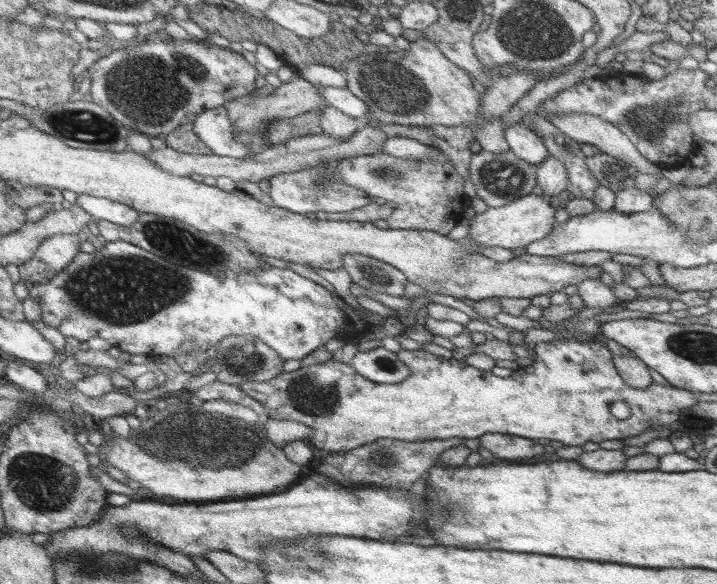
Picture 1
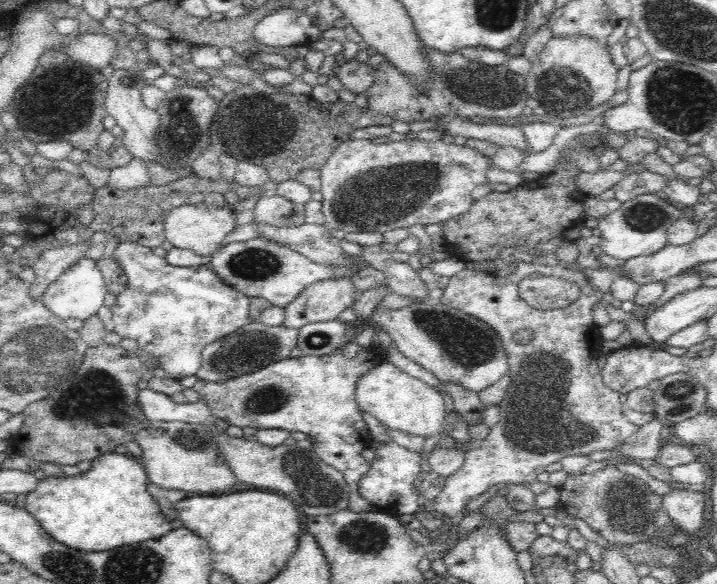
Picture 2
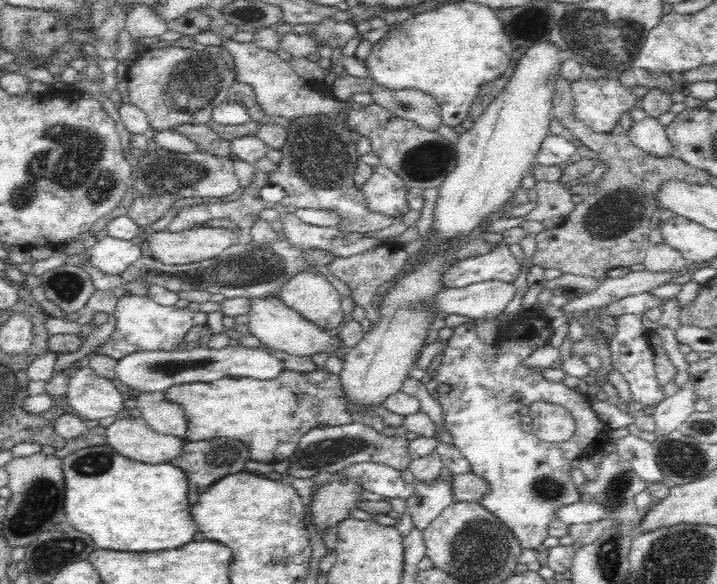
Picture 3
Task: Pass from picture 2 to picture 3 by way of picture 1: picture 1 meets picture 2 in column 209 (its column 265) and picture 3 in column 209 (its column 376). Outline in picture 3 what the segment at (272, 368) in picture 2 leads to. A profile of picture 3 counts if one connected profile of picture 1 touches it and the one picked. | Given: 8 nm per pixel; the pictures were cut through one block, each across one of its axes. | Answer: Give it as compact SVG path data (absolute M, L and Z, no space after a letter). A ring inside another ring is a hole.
M284 369L272 380L228 377L209 383L179 384L167 388L164 392L164 398L168 402L176 403L182 407L187 418L187 432L184 436L186 442L206 441L222 438L222 436L234 438L234 440L240 440L246 446L250 446L252 461L266 462L266 464L280 463L294 456L300 440L318 424L346 426L346 424L356 422L356 418L348 410L350 404L341 387L339 375L322 369L306 373Z

